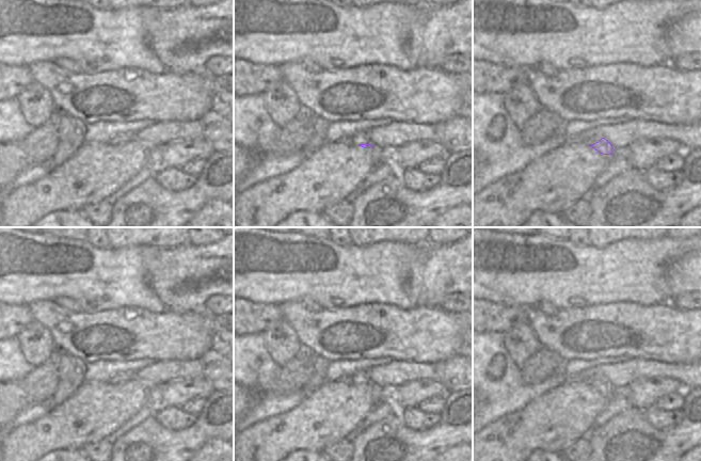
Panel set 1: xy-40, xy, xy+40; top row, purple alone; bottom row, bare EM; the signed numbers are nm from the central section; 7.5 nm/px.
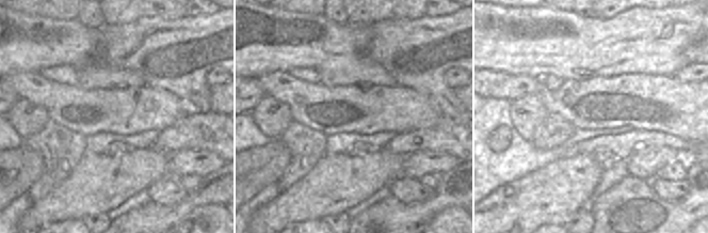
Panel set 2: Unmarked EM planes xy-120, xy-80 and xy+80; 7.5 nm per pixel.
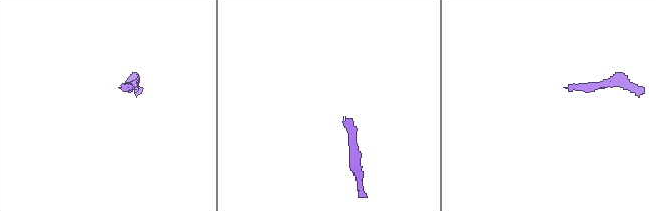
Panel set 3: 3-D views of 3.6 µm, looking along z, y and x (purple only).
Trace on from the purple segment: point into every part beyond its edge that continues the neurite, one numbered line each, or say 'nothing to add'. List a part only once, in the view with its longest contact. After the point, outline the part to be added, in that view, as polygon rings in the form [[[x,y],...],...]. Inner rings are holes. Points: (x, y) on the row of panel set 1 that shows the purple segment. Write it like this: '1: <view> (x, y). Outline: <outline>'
1: xy (361, 138). Outline: [[[360,131],[354,136],[352,136],[351,138],[347,139],[345,142],[355,146],[359,144],[371,144],[371,141],[369,139],[369,134],[367,131]]]

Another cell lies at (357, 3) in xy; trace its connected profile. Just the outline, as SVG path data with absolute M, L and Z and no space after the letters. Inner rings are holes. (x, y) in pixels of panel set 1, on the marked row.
M351 0L352 5L355 7L366 7L368 5L375 5L383 2L389 3L402 3L404 5L424 5L429 3L429 0Z

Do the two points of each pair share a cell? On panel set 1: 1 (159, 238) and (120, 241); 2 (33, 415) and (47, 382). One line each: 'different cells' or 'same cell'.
1: same cell
2: different cells

